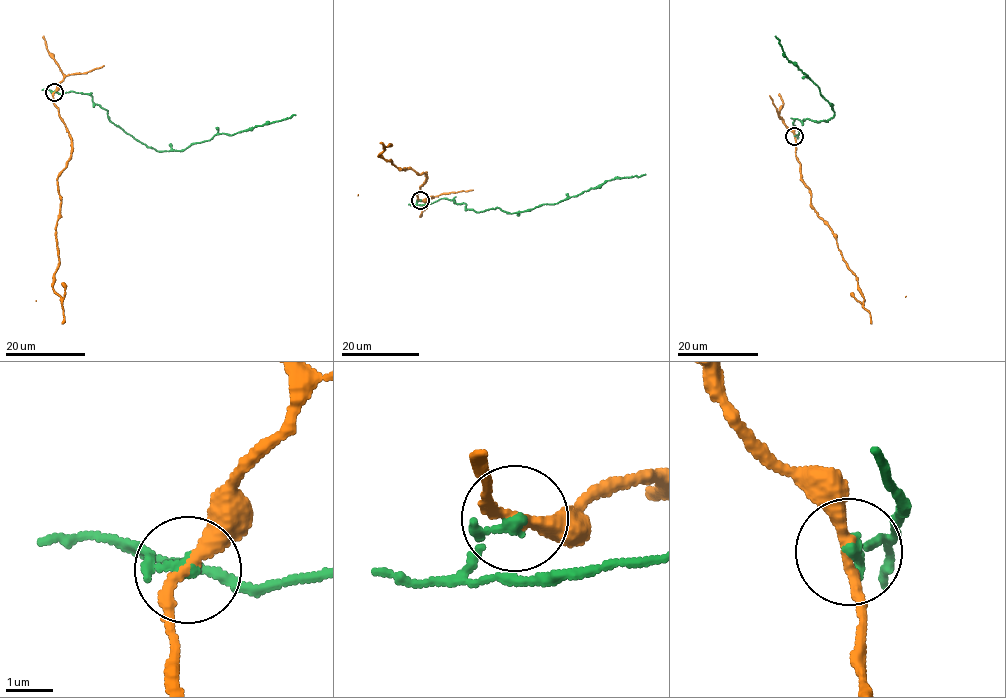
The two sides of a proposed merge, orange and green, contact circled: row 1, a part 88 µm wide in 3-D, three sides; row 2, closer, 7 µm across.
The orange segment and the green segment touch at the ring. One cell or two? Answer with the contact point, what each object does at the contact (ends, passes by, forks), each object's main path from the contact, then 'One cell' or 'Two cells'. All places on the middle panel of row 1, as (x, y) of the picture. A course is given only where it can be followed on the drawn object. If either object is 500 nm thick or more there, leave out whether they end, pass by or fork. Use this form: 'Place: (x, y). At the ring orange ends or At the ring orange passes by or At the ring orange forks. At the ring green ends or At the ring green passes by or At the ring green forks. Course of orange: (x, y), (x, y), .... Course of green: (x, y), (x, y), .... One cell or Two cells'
Place: (420, 200). At the ring orange passes by. At the ring green ends. Course of orange: (420, 200), (416, 194), (425, 181), (425, 172), (397, 167), (378, 155), (384, 150), (380, 143). Course of green: (420, 200), (416, 205), (446, 198), (468, 210), (497, 207), (510, 213), (555, 203), (608, 180), (646, 174). Two cells

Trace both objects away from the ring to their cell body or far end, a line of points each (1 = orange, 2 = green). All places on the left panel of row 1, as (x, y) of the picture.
1: (55, 92), (53, 103), (69, 133), (71, 154), (57, 179), (59, 263), (52, 287), (60, 297), (62, 323)
2: (55, 92), (50, 90), (89, 94), (112, 123), (163, 151), (296, 115)

